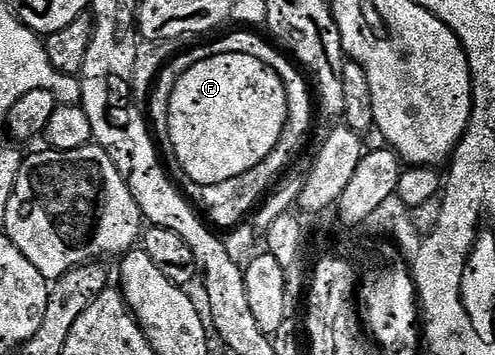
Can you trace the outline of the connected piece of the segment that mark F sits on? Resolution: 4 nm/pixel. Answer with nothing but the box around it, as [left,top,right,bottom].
[167,50,289,186]

